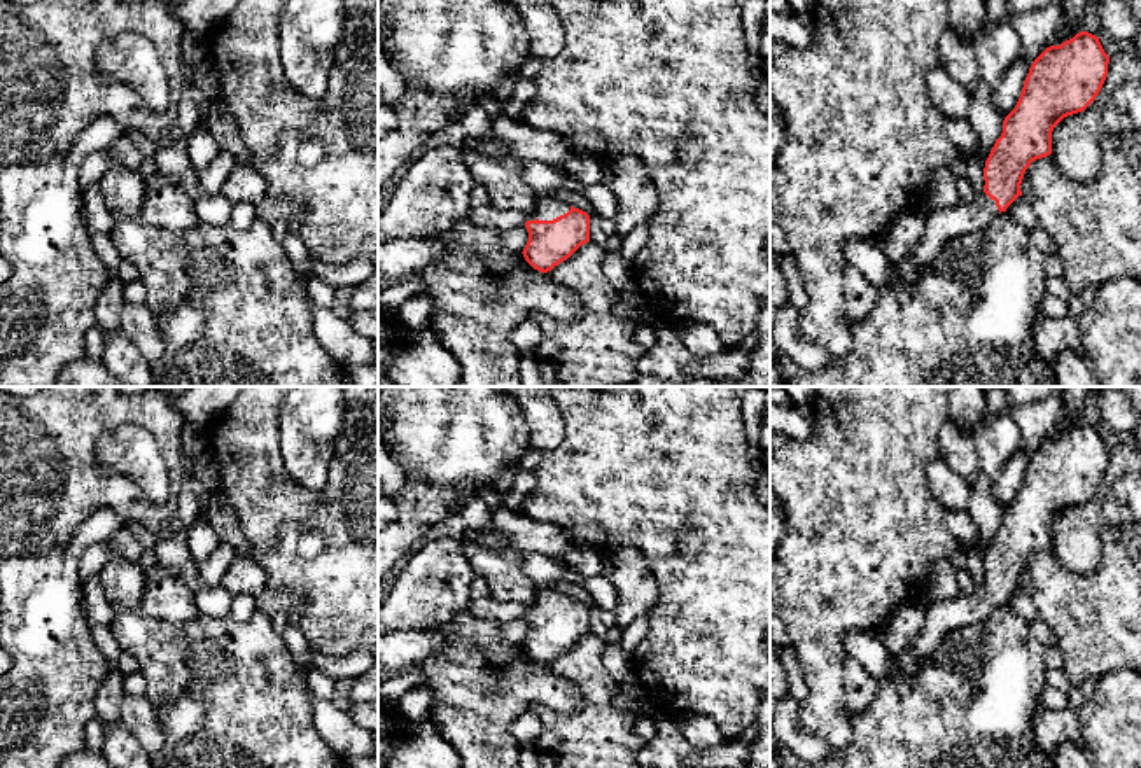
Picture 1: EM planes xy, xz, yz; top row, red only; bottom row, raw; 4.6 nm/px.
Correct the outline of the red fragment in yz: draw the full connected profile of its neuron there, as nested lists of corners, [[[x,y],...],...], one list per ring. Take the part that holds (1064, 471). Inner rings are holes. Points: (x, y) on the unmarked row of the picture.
[[[1080,423],[1060,437],[1046,439],[1031,457],[1015,500],[1003,513],[1003,525],[996,532],[984,560],[984,583],[971,593],[957,591],[954,597],[929,604],[922,628],[912,644],[894,656],[894,665],[905,674],[934,653],[943,637],[961,626],[980,623],[1022,588],[1020,576],[1032,553],[1052,546],[1052,523],[1068,507],[1083,504],[1099,486],[1108,467],[1110,448],[1099,429]]]

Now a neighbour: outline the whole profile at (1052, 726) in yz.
[[[1040,707],[1032,716],[1032,731],[1040,749],[1054,754],[1060,744],[1082,740],[1078,712],[1071,707]]]

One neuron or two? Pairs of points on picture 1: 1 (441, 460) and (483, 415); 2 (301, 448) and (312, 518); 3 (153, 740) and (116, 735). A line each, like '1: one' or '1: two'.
1: one
2: two
3: two

